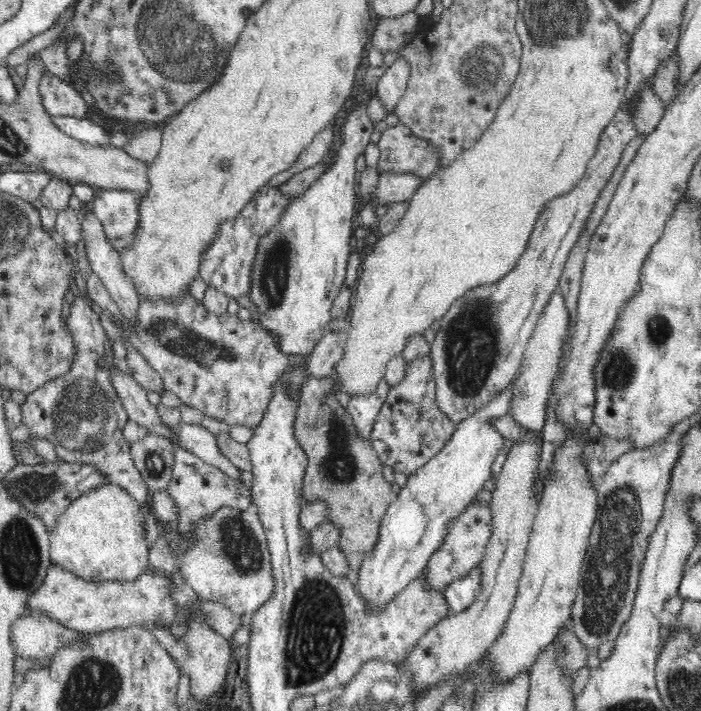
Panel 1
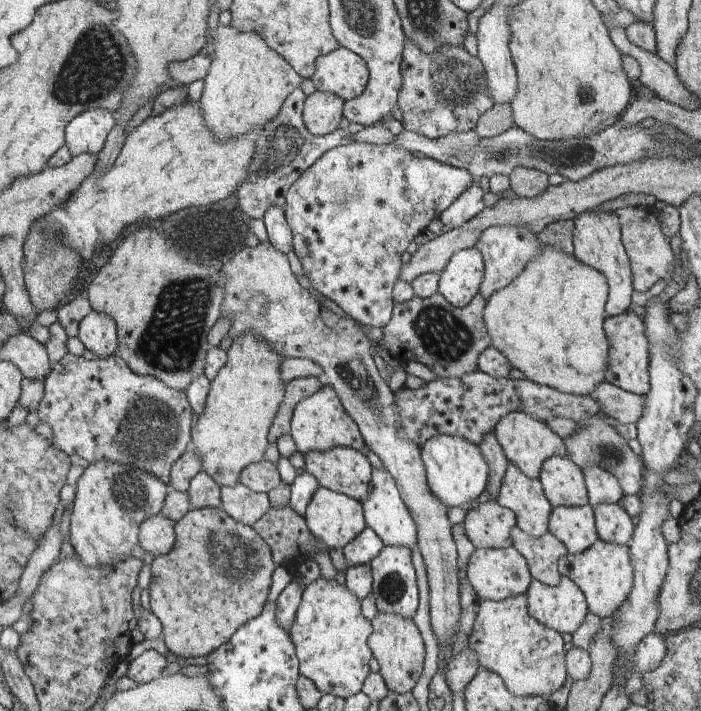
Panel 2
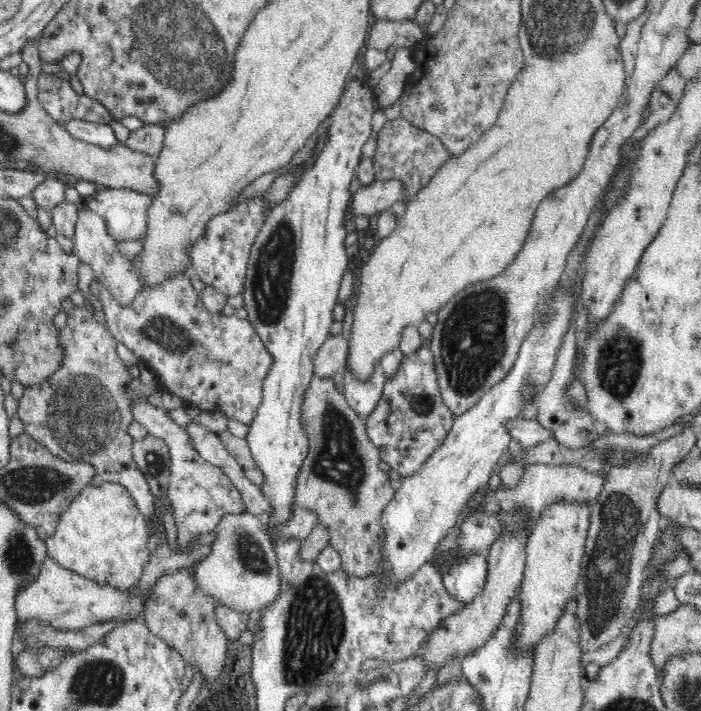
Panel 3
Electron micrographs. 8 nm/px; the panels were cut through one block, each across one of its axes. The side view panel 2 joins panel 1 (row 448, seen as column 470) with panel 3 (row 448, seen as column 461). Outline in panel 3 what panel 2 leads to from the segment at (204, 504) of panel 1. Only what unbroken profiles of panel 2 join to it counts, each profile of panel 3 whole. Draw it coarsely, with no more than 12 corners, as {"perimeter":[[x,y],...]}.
{"perimeter":[[147,399],[132,419],[165,440],[180,547],[247,510],[229,476]]}

